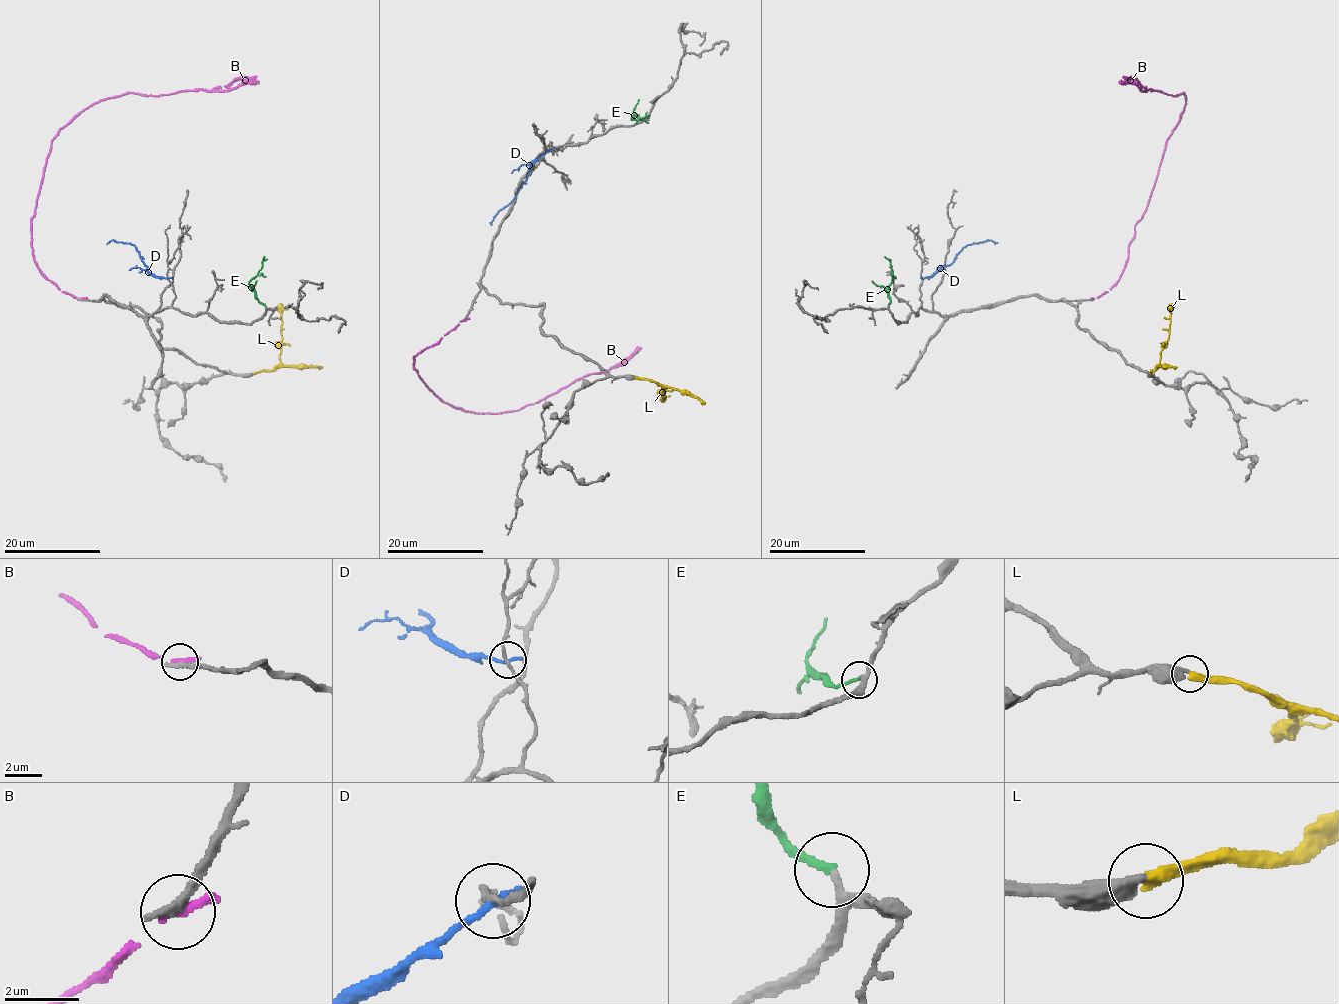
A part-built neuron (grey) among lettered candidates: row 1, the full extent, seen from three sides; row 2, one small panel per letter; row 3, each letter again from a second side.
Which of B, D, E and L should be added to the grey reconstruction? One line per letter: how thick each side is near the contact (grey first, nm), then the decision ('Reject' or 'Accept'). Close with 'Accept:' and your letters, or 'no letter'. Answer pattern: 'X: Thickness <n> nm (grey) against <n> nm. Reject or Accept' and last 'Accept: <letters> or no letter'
B: Thickness 320 nm (grey) against 280 nm. Reject
D: Thickness 160 nm (grey) against 200 nm. Reject
E: Thickness 150 nm (grey) against 180 nm. Accept
L: Thickness 400 nm (grey) against 380 nm. Accept
Accept: E, L

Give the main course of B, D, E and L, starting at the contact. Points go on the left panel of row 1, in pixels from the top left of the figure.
B: (81, 299), (51, 282), (33, 254), (35, 202), (61, 128), (108, 98), (226, 91), (259, 81)
D: (168, 278), (155, 277), (133, 244), (116, 241), (108, 243)
E: (265, 305), (257, 300), (249, 282), (265, 256)
L: (253, 374), (271, 371), (279, 363), (282, 310), (278, 304)

